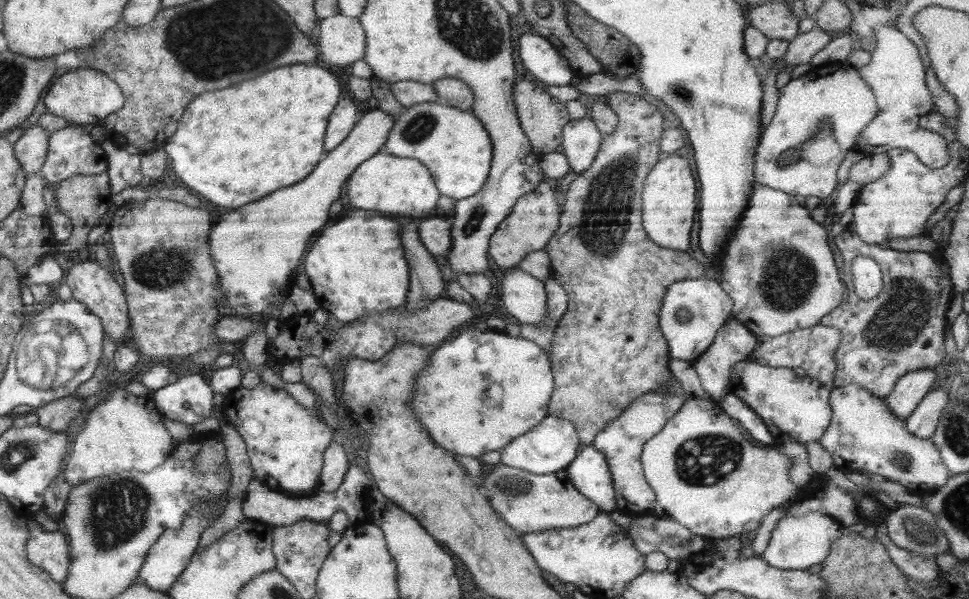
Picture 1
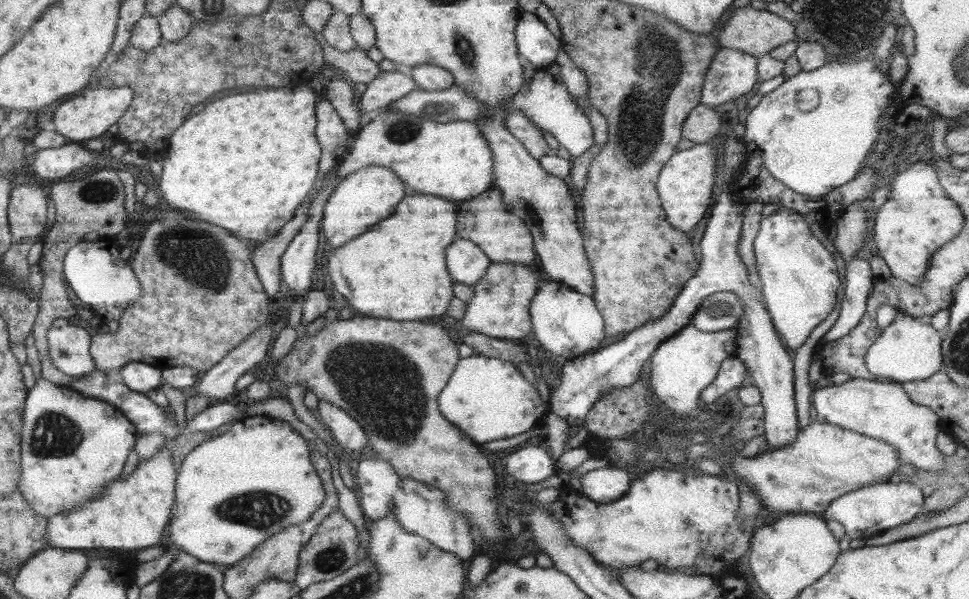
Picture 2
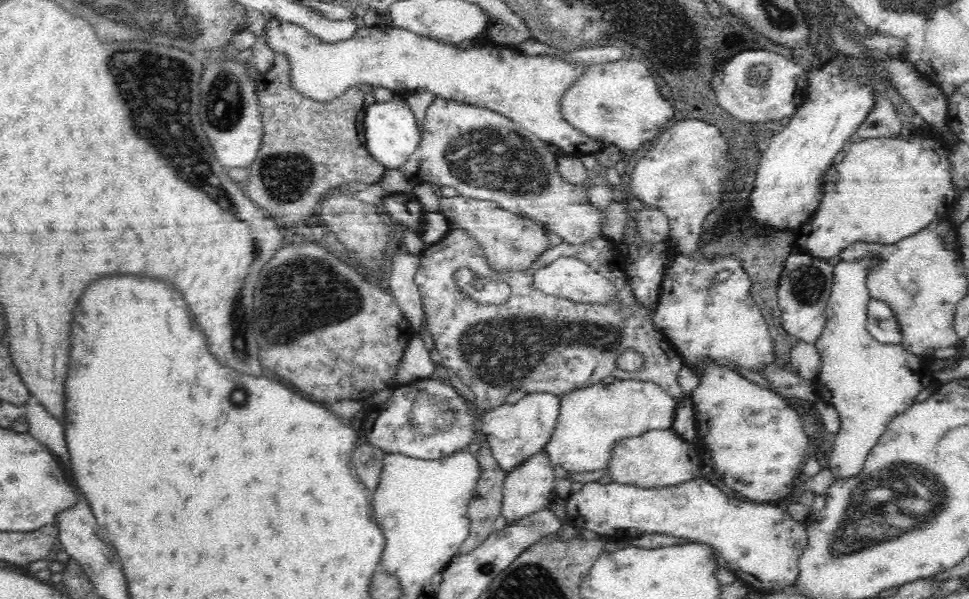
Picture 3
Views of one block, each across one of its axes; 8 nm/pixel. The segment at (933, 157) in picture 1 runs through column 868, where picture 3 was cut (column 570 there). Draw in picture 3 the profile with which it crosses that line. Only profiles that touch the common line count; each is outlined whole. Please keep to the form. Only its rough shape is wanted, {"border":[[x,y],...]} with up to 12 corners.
{"border":[[360,24],[264,35],[318,102],[360,83],[492,109],[560,153],[602,140],[560,113],[589,70],[558,55]]}

